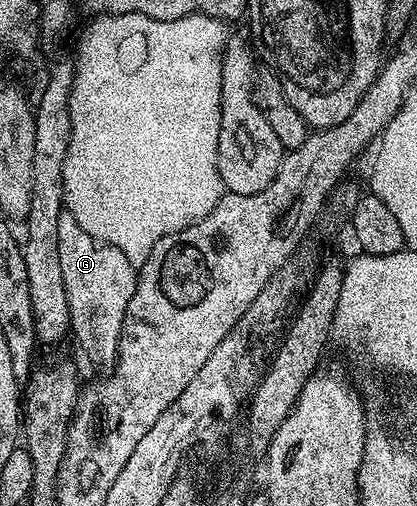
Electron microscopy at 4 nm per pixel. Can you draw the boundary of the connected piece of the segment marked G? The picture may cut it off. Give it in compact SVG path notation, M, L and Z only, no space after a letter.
M67 210L59 217L59 266L63 269L63 289L67 289L67 305L69 306L69 329L72 338L77 338L81 351L97 367L112 368L117 361L119 337L123 329L123 317L127 313L127 305L131 305L131 297L135 293L138 268L127 261L127 257L115 245L107 245L91 233L79 226L79 221L71 217Z

